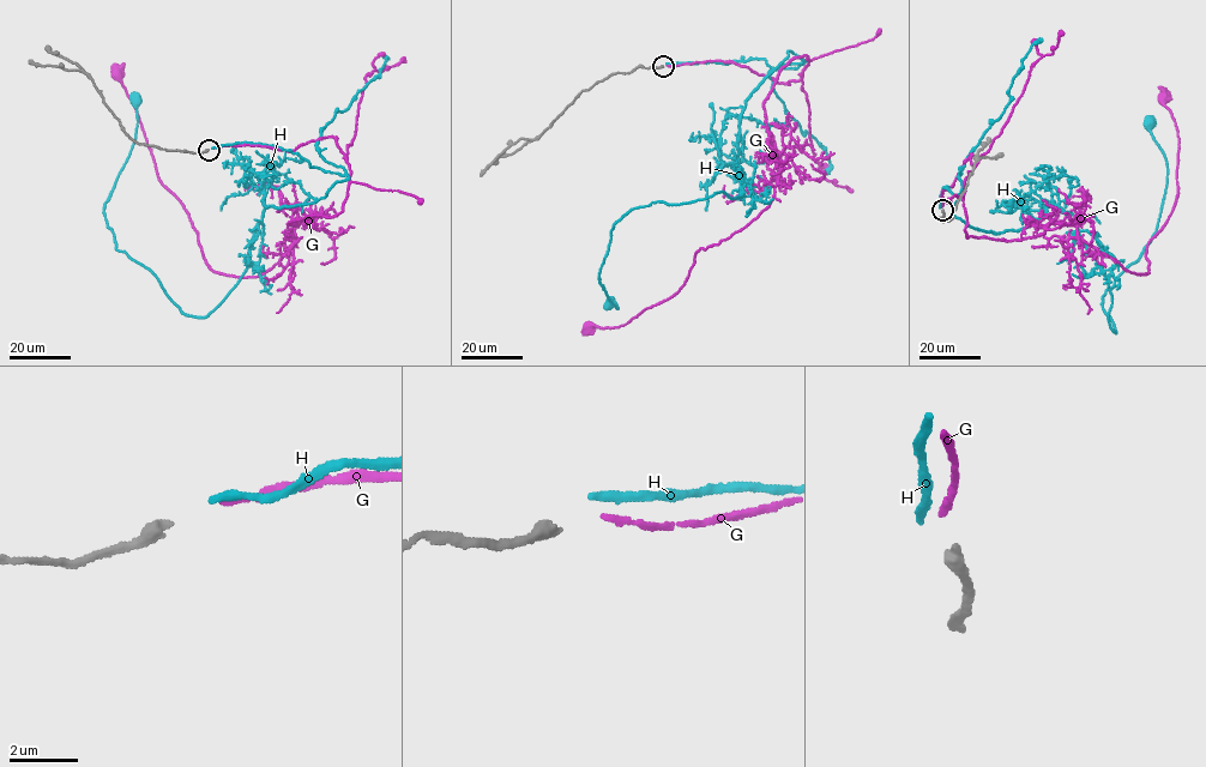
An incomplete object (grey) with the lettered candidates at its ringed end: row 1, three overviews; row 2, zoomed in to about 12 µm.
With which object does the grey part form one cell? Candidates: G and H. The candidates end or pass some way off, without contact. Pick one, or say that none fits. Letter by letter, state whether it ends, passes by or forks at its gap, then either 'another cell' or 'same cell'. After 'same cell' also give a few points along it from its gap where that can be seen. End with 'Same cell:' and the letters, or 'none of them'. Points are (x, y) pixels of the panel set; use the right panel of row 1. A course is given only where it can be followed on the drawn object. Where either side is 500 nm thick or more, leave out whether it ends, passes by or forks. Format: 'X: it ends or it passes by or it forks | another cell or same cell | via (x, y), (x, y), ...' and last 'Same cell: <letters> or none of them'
G: it ends | same cell | via (941, 206), (971, 155), (966, 237), (1033, 237), (1062, 222), (1145, 275), (1147, 243), (1177, 192), (1164, 96)
H: it ends | another cell
Same cell: G

